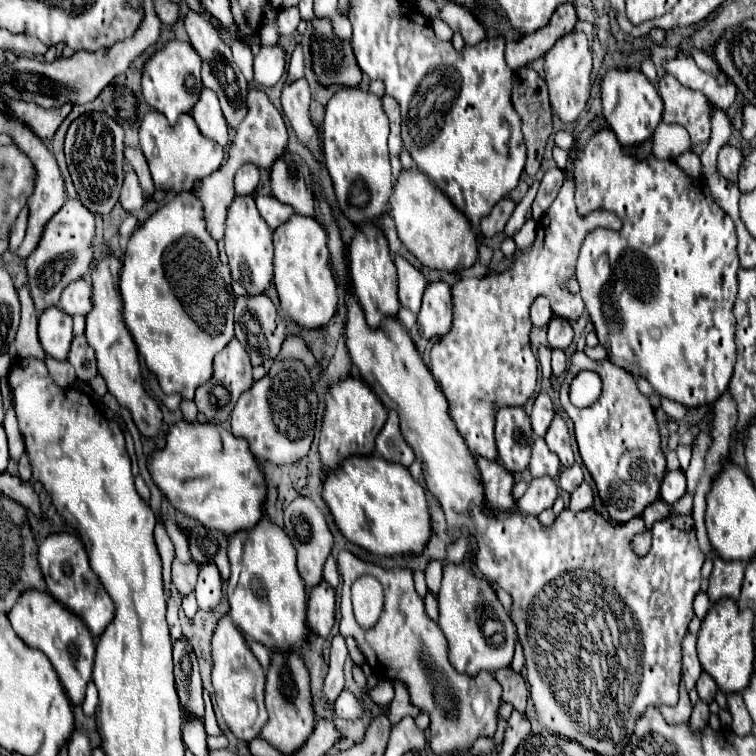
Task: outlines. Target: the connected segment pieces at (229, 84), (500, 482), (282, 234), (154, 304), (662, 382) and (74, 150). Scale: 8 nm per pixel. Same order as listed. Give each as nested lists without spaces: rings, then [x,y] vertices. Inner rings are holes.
[[[188,10],[186,16],[184,16],[184,28],[190,36],[190,44],[194,46],[194,50],[202,58],[202,82],[204,82],[204,86],[218,94],[224,118],[230,122],[230,126],[236,128],[246,114],[246,94],[248,94],[246,78],[242,76],[238,66],[234,64],[228,44],[220,38],[220,34],[218,34],[218,30],[212,22],[208,22],[202,14],[198,14],[194,10]]]
[[[476,458],[476,466],[482,476],[484,486],[484,502],[492,512],[510,512],[516,510],[516,498],[512,494],[514,478],[504,470],[500,462],[492,462],[486,458]]]
[[[294,214],[274,232],[274,286],[282,312],[304,328],[322,328],[336,312],[338,292],[326,246],[326,230],[316,218]]]
[[[192,192],[178,194],[132,234],[124,254],[120,294],[124,302],[124,324],[132,334],[148,370],[158,378],[164,394],[182,394],[192,400],[194,390],[210,380],[214,356],[234,338],[234,294],[230,288],[230,272],[218,258],[216,242],[206,230],[202,204]],[[190,312],[202,312],[202,324]]]
[[[608,128],[592,134],[588,144],[578,152],[574,182],[580,216],[604,208],[616,212],[622,220],[618,232],[604,228],[588,232],[576,264],[580,294],[598,340],[608,352],[608,360],[614,360],[626,372],[644,376],[662,398],[688,408],[710,406],[726,392],[736,364],[736,320],[732,308],[740,264],[730,216],[674,160],[660,160],[656,156],[636,160],[624,154],[618,138]]]
[[[88,112],[78,116],[66,132],[66,162],[82,204],[94,214],[108,214],[120,198],[124,180],[124,130],[106,112]]]

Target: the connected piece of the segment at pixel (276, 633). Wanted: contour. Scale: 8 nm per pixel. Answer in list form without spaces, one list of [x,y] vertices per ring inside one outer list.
[[[268,516],[256,528],[232,534],[228,542],[232,574],[226,594],[232,608],[232,622],[246,636],[270,650],[298,648],[306,636],[306,588],[296,568],[298,552],[294,552],[294,544],[290,544],[286,532],[270,522]]]

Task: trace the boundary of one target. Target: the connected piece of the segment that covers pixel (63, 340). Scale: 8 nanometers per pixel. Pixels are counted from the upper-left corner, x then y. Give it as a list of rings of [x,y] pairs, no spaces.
[[[48,308],[38,318],[38,334],[44,352],[56,360],[66,360],[72,344],[72,318],[60,308]]]

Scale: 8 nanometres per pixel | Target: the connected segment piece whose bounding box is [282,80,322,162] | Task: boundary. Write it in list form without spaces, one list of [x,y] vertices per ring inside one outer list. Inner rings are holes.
[[[294,80],[290,84],[284,86],[282,90],[282,106],[284,106],[284,114],[290,120],[296,136],[300,142],[304,142],[304,146],[308,146],[308,150],[314,154],[314,158],[318,162],[322,162],[322,150],[318,144],[318,132],[314,130],[314,124],[310,120],[310,88],[306,80]]]

